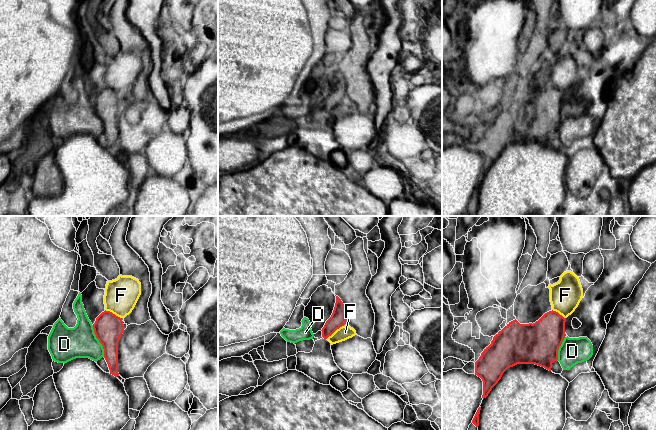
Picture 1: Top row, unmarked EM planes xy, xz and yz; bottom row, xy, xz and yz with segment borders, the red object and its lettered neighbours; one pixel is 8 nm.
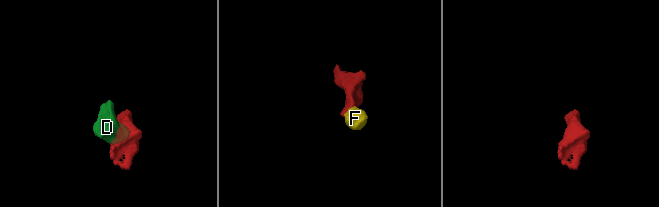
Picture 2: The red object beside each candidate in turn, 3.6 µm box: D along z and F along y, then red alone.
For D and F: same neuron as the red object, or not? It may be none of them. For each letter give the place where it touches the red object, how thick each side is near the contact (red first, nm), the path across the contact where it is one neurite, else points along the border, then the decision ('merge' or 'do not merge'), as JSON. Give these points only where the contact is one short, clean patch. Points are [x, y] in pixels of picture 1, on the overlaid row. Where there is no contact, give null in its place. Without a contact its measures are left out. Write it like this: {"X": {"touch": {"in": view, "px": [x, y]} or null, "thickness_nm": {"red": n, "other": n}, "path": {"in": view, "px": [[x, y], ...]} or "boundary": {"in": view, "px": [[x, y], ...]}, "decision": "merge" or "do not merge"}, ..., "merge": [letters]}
{"D": {"touch": {"in": "xy", "px": [99, 341]}, "thickness_nm": {"red": 240, "other": 260}, "boundary": {"in": "xy", "px": [[92, 325], [95, 337], [102, 346], [104, 356]]}, "decision": "do not merge"}, "F": {"touch": {"in": "xz", "px": [335, 330]}, "thickness_nm": {"red": 130, "other": 120}, "path": {"in": "xz", "px": [[338, 318], [335, 330], [345, 332]]}, "decision": "merge"}, "merge": ["F"]}

